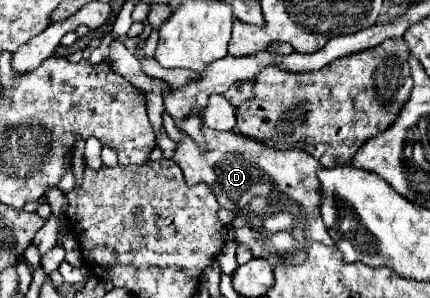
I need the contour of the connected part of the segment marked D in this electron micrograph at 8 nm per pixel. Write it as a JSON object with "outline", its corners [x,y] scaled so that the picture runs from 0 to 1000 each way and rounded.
{"outline":[[[470,419],[470,446],[479,473],[474,500],[428,440],[419,440],[423,473],[405,500],[400,534],[419,554],[433,621],[484,614],[502,634],[507,681],[535,708],[553,708],[553,695],[572,701],[581,668],[595,654],[628,654],[628,674],[651,688],[651,708],[670,708],[707,755],[707,802],[716,815],[744,809],[753,822],[777,822],[744,728],[744,628],[735,628],[735,567],[744,567],[744,547],[726,534],[726,520],[698,500],[642,507],[633,493],[614,493],[600,466],[549,446],[544,433],[498,440]]]}

